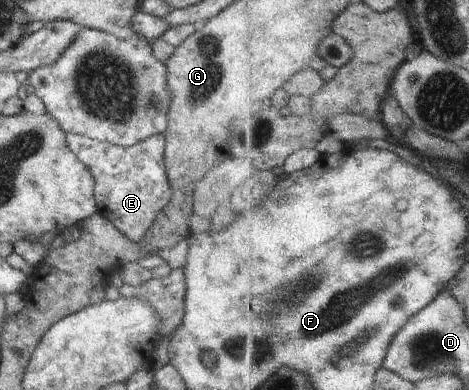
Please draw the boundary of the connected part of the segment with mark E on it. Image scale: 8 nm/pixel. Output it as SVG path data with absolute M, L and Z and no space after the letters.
M68 133L69 149L91 172L96 182L95 202L98 210L110 218L130 240L138 242L150 230L157 214L170 202L171 186L165 169L165 136L158 133L129 147L112 146L110 143L92 140L90 137Z

